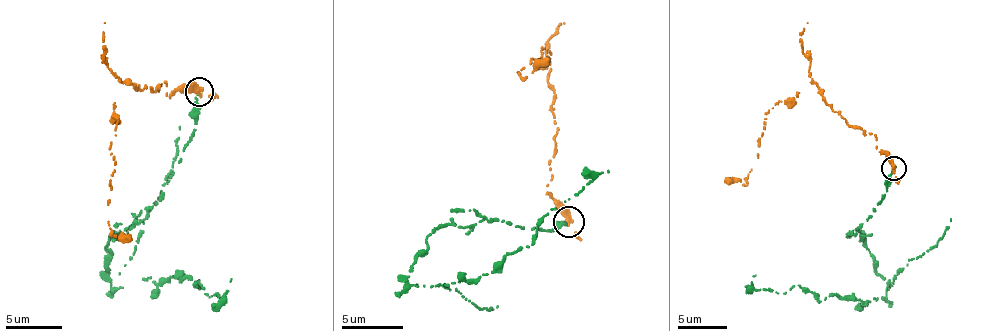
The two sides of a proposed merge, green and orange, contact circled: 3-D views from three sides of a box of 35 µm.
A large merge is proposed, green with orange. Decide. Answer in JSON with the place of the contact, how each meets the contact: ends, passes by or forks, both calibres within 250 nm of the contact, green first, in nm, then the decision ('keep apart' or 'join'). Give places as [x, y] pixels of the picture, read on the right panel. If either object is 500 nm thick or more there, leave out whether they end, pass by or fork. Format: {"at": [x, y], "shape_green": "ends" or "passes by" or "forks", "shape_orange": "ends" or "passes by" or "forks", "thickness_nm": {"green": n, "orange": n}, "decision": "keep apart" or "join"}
{"at": [893, 168], "shape_green": "ends", "shape_orange": "passes by", "thickness_nm": {"green": 160, "orange": 320}, "decision": "keep apart"}

